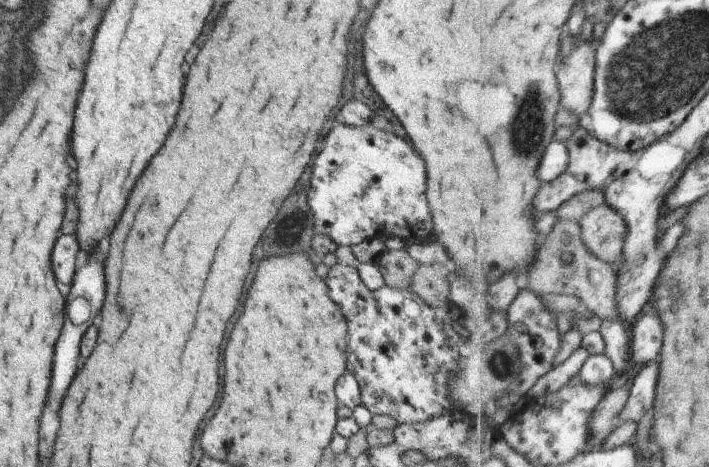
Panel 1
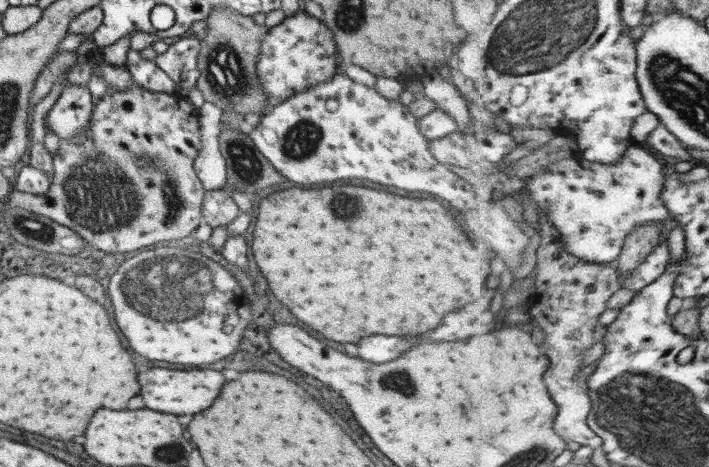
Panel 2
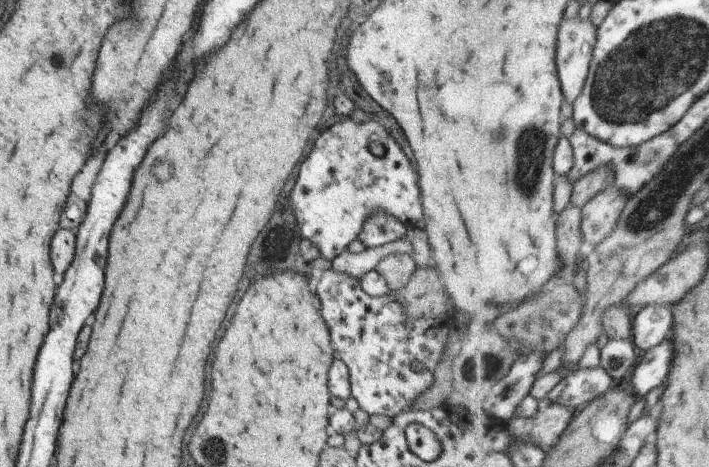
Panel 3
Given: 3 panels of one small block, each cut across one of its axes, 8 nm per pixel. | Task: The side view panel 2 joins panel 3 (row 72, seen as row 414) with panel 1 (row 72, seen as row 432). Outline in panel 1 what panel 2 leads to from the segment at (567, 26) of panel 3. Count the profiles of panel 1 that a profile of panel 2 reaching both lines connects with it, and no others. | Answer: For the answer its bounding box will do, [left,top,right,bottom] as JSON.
[558,40,597,115]

